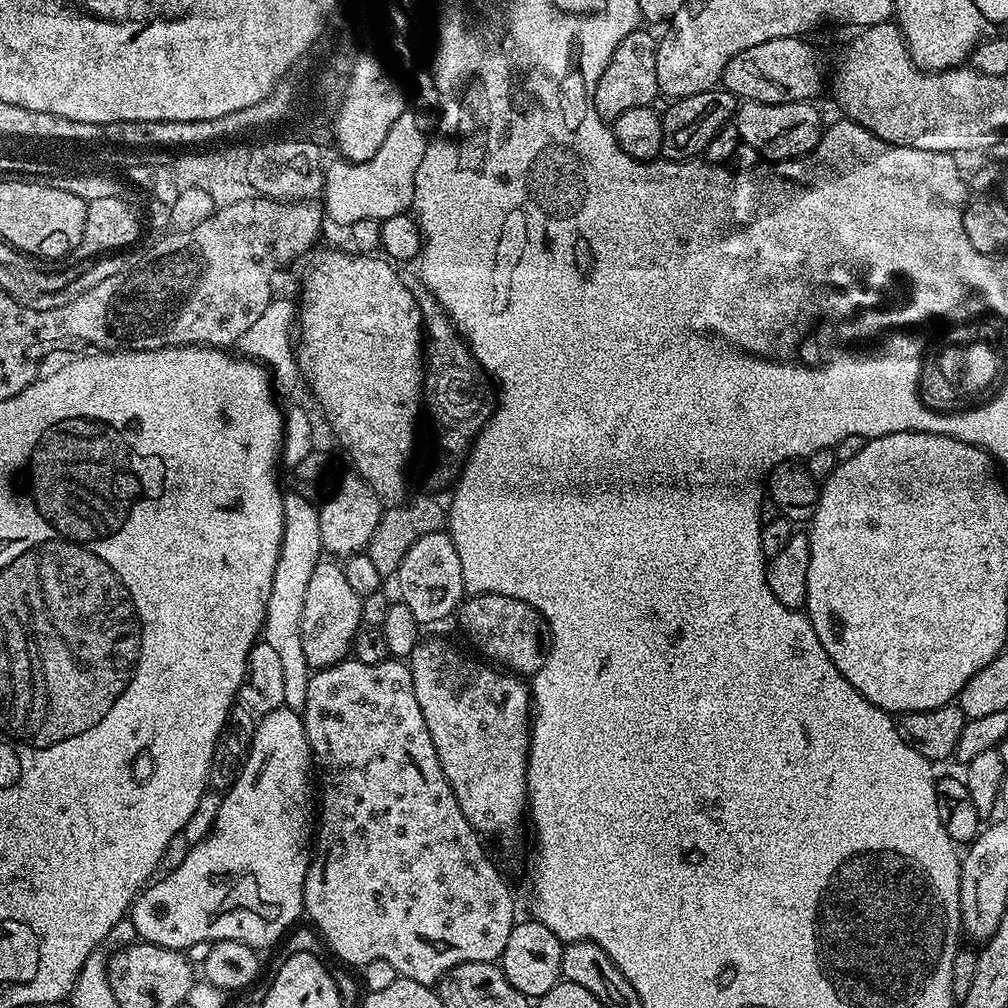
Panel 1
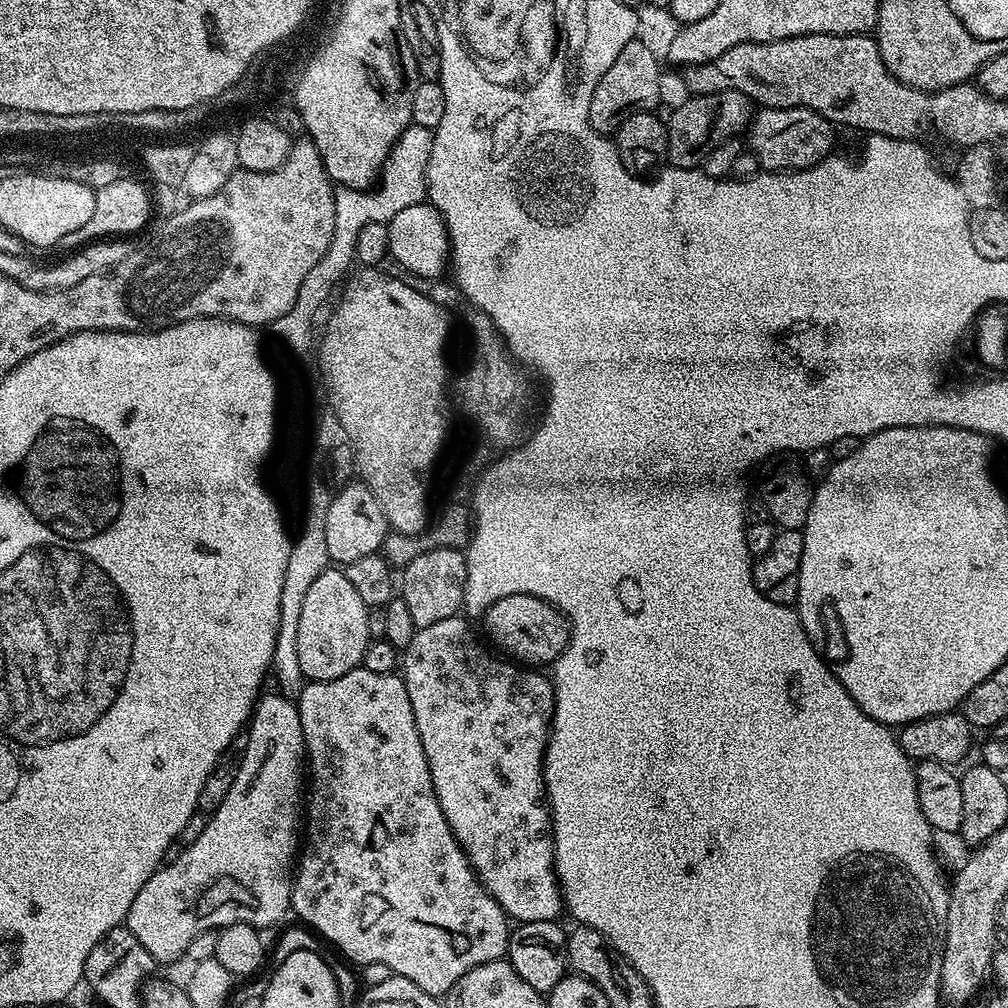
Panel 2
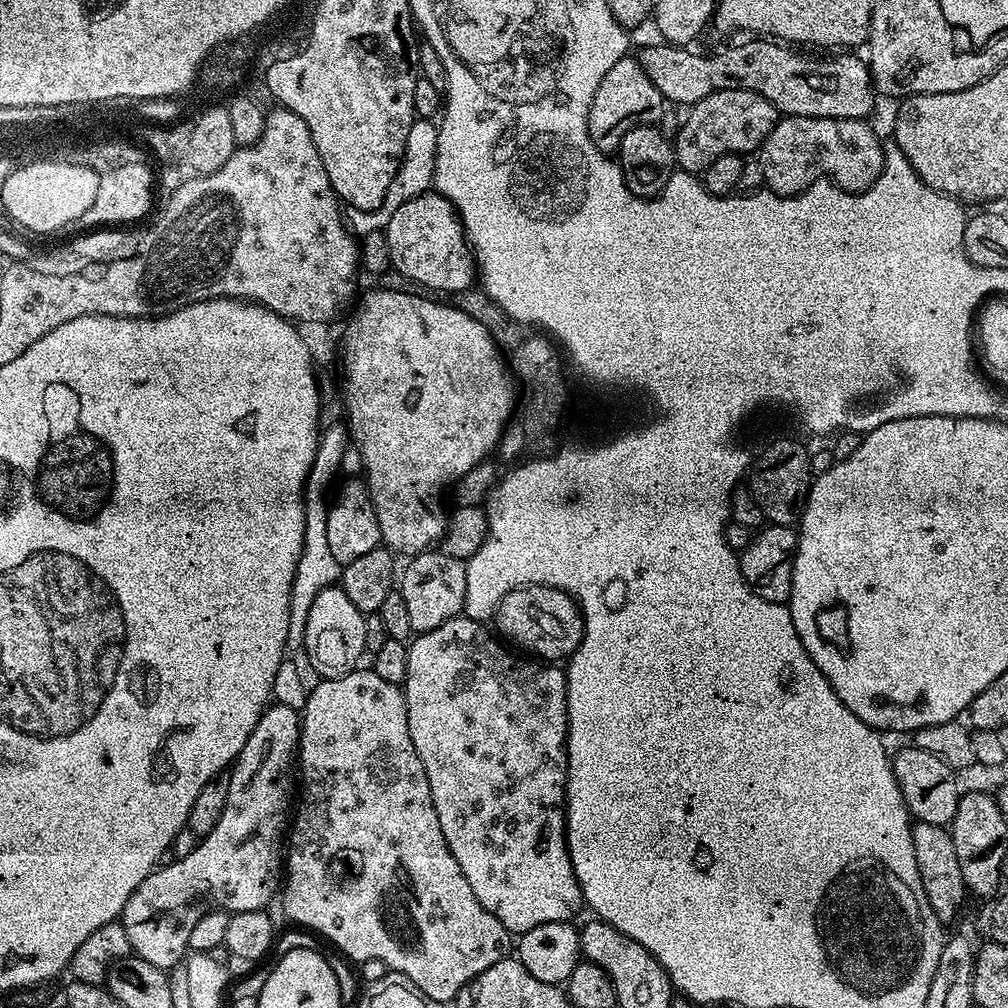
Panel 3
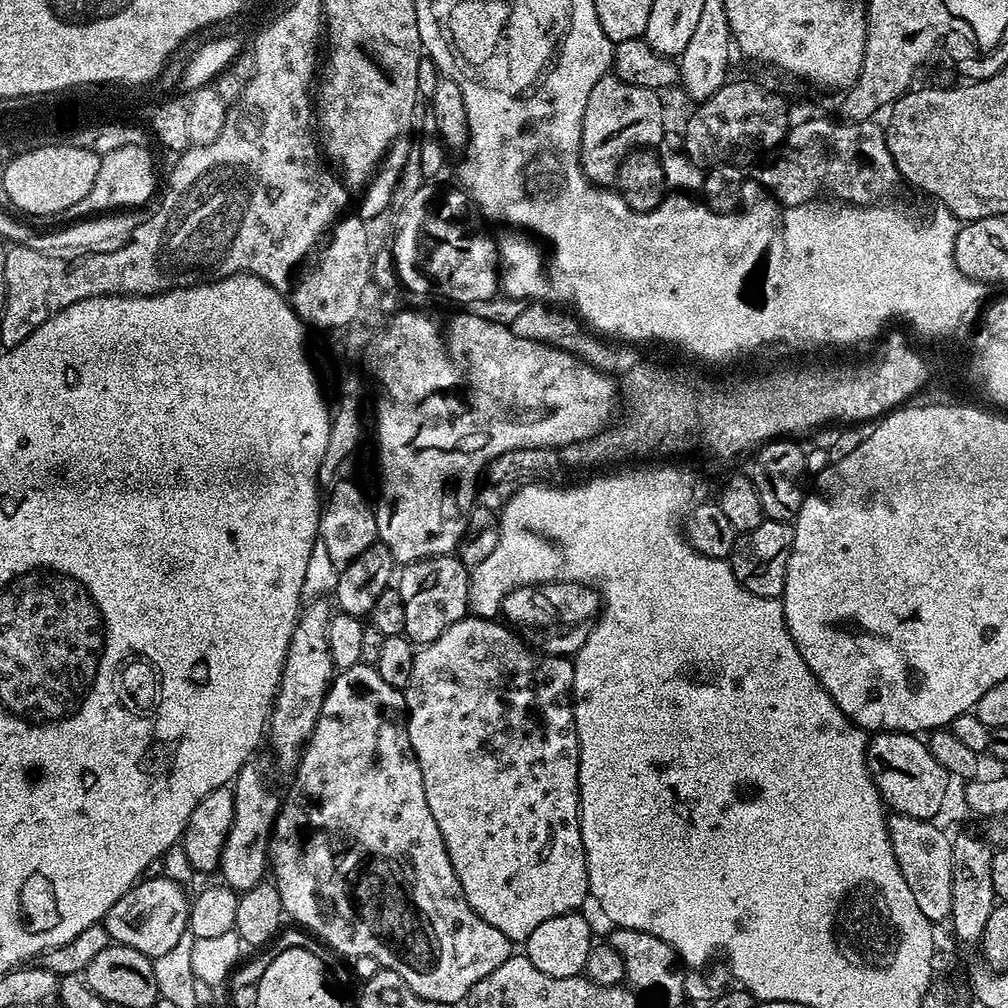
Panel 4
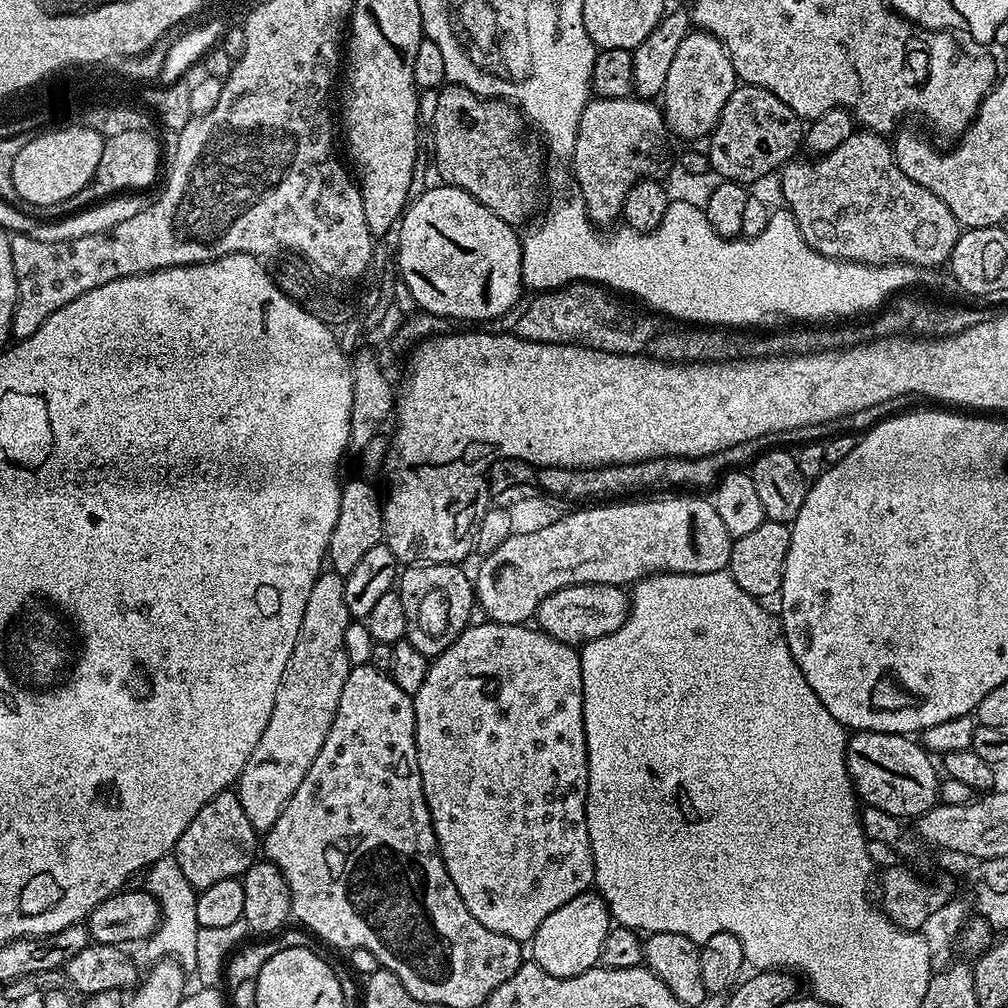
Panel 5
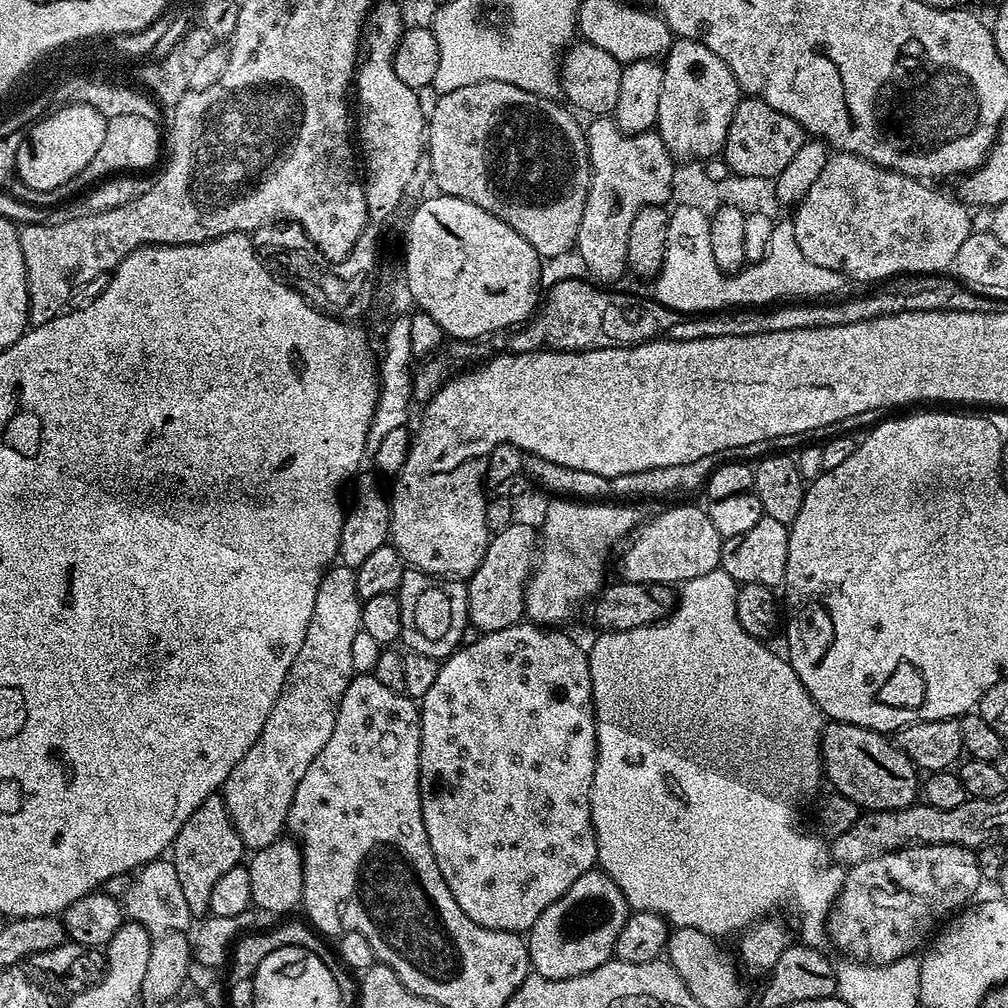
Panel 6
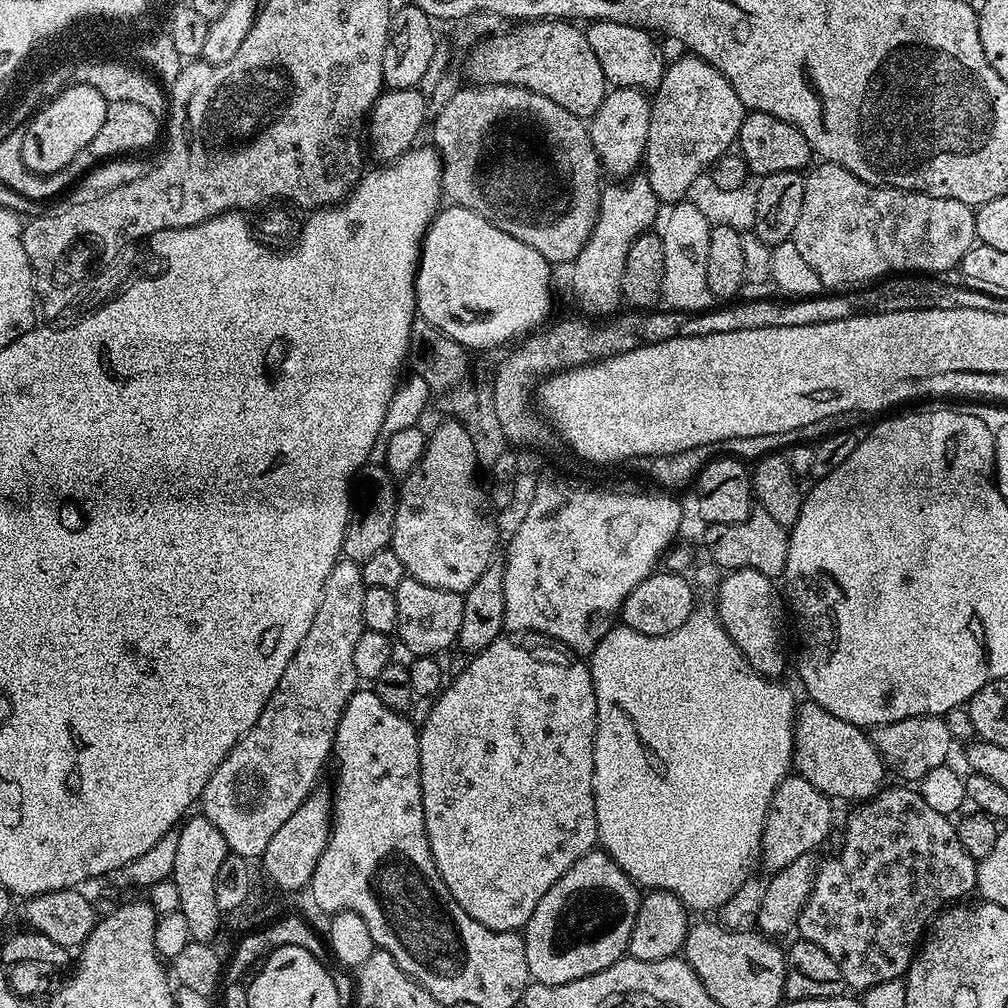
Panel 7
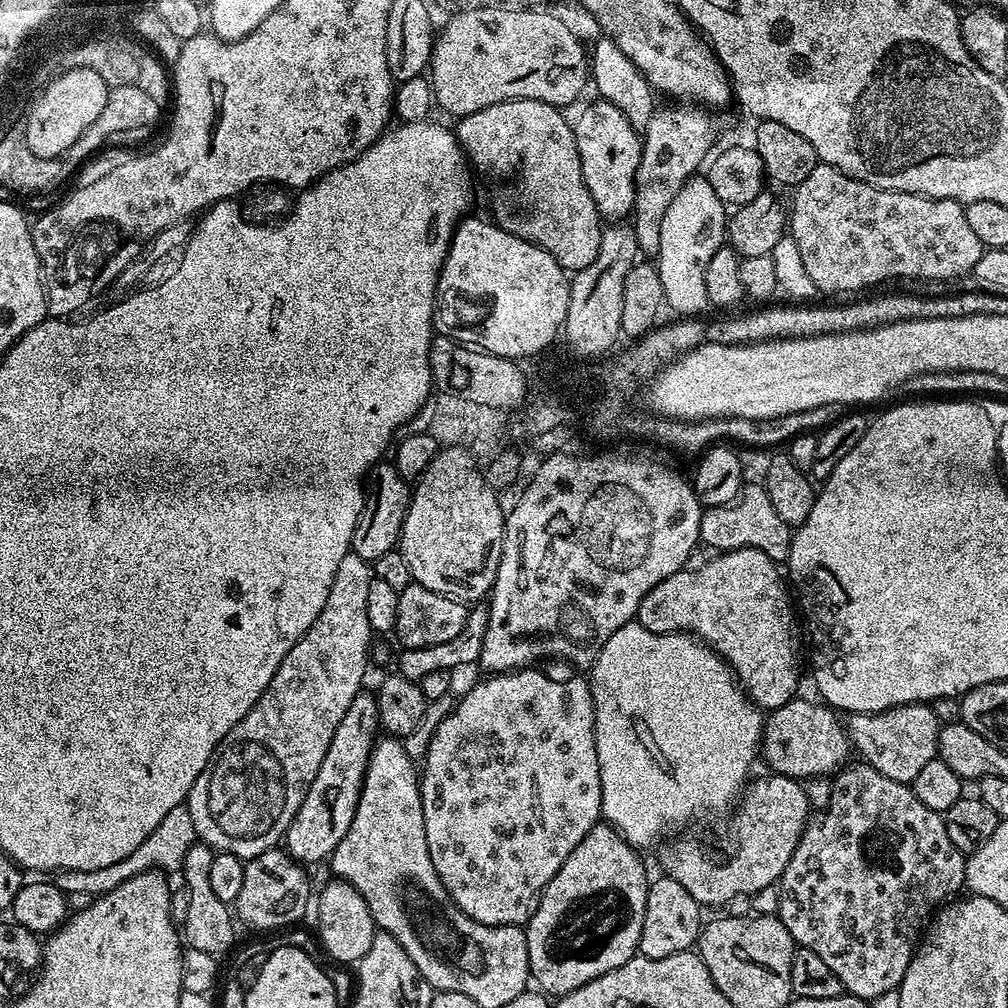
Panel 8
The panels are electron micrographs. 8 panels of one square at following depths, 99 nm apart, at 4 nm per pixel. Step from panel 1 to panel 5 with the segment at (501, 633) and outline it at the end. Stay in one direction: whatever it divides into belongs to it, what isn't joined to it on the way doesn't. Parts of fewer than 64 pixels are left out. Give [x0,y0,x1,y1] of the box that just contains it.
[534,584,632,645]

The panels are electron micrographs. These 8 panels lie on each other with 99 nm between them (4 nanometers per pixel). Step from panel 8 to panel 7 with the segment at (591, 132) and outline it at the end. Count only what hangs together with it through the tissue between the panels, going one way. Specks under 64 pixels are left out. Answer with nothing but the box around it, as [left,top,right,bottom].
[588,87,652,178]

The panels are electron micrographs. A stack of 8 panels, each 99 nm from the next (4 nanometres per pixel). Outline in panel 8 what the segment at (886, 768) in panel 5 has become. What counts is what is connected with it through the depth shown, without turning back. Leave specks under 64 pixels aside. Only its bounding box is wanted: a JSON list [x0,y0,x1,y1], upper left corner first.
[762,698,850,782]

